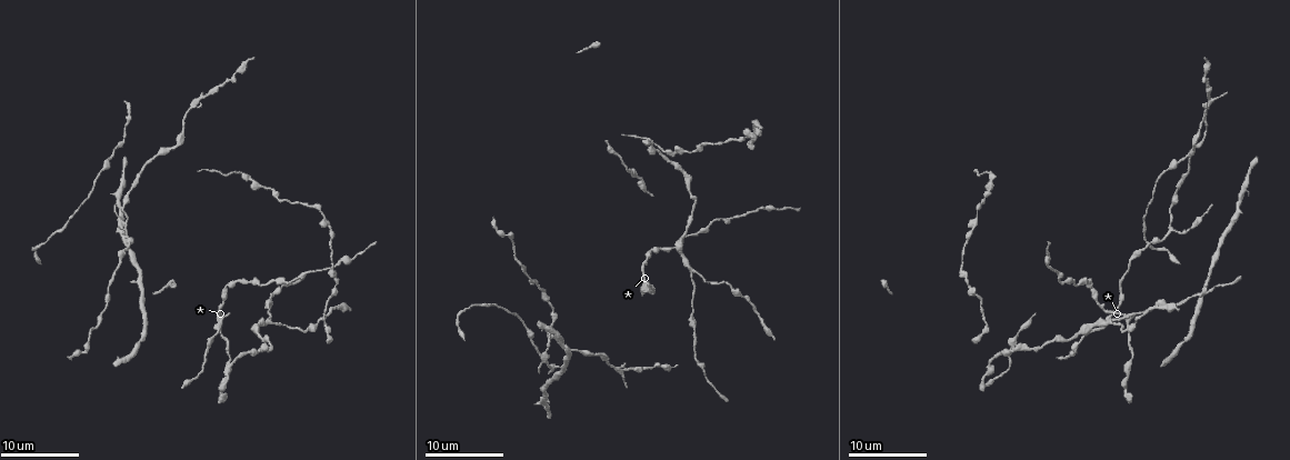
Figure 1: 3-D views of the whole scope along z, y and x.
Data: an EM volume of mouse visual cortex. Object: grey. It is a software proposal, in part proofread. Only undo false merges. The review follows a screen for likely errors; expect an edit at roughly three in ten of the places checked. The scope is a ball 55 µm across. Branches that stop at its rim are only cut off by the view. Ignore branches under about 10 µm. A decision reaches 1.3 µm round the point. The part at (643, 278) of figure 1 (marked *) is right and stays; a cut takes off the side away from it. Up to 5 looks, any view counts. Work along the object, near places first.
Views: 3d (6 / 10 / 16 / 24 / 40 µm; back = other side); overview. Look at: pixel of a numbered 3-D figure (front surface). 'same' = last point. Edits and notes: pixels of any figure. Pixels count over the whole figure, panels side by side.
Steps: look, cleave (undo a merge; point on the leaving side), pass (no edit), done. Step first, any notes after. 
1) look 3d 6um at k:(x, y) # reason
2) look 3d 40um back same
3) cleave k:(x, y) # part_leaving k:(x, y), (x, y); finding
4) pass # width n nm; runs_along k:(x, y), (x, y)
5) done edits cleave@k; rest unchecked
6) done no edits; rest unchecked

look 3d 16um at 1:(1110, 321) # a fork

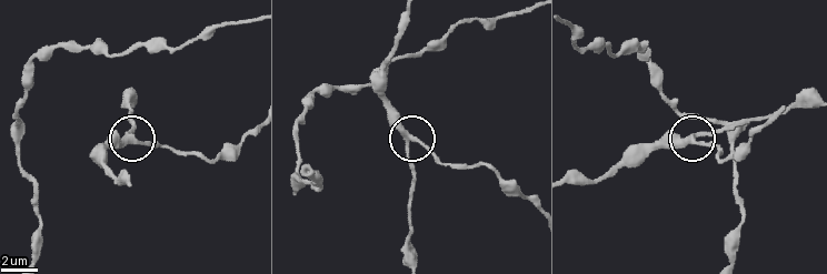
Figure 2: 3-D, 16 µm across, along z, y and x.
pass # continuous, no second cell

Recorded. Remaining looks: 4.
look 3d 10um at 1:(1018, 346)

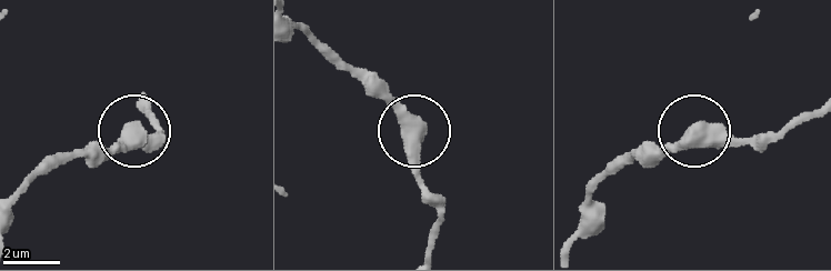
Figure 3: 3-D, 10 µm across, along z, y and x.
pass # one cell here

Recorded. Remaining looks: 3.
look 3d 16um at 1:(1171, 230) # branch point

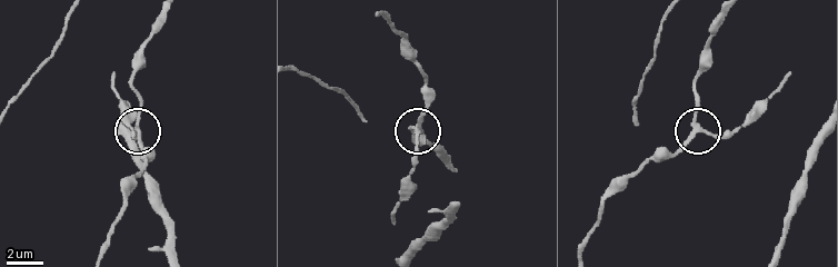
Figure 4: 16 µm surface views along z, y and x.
pass # arms 3; one cell here

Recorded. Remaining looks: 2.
done no edits; rest unchecked

